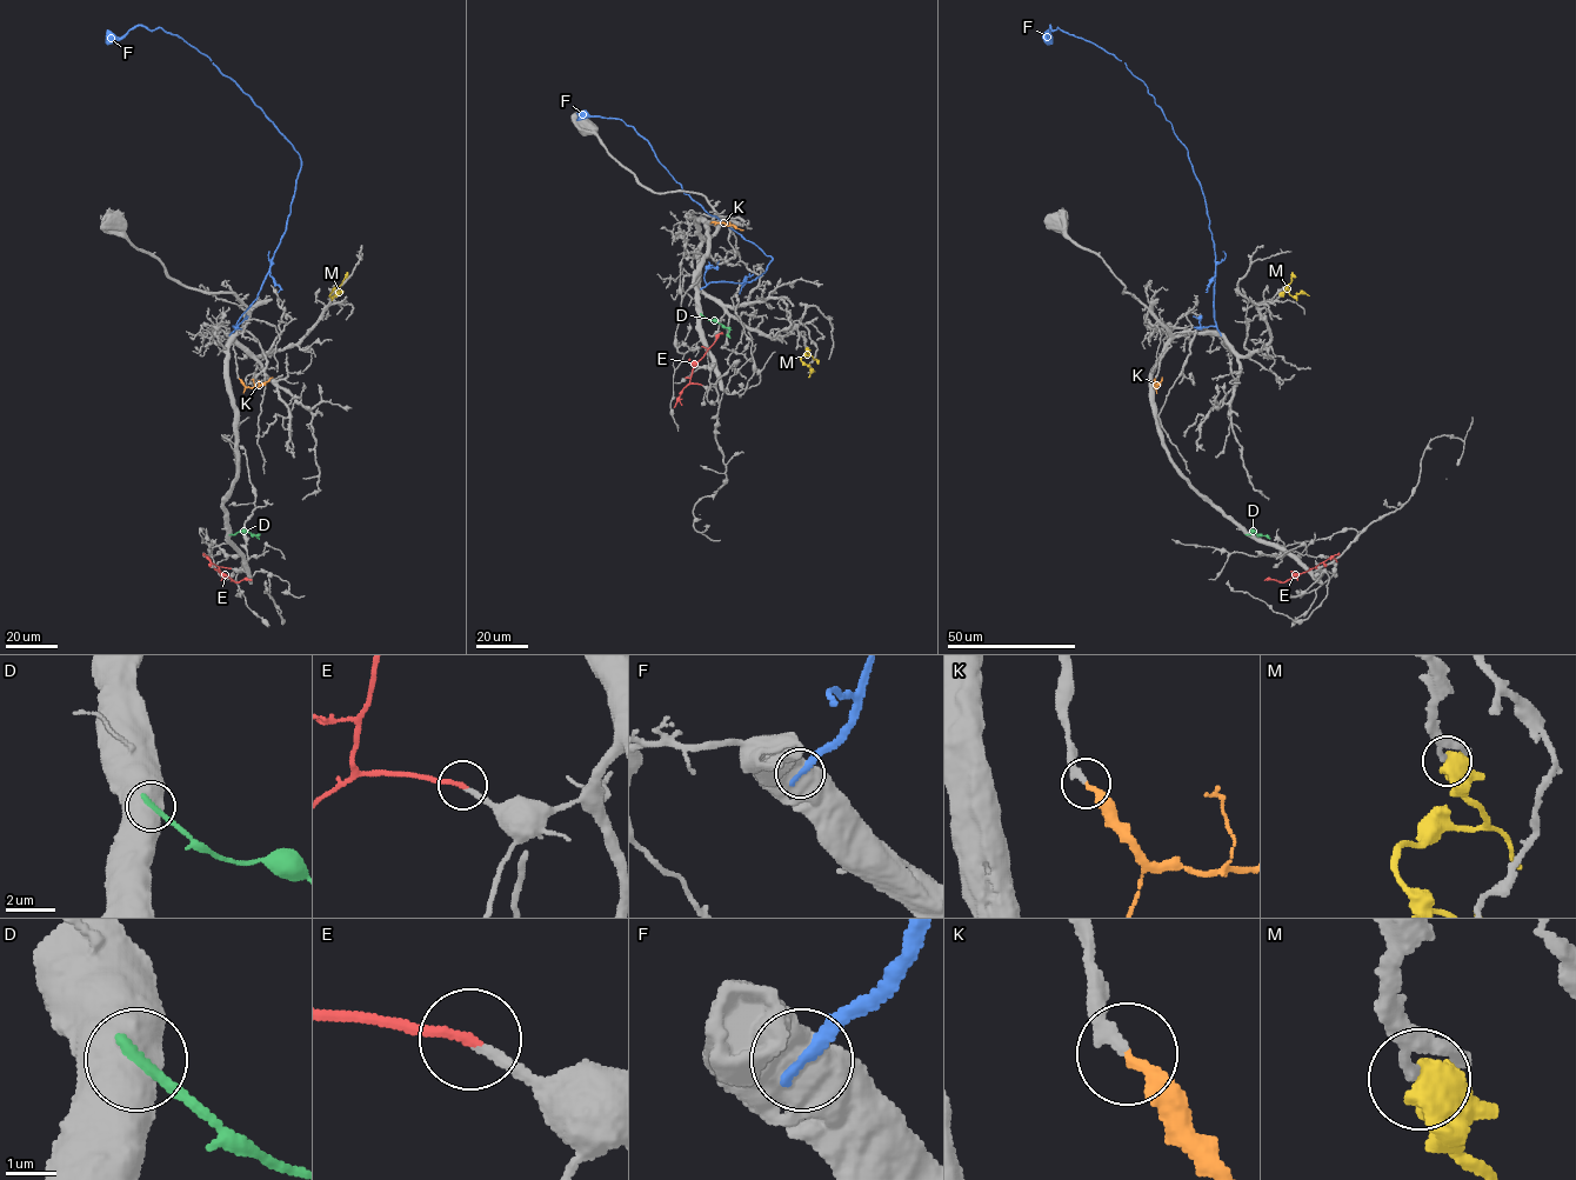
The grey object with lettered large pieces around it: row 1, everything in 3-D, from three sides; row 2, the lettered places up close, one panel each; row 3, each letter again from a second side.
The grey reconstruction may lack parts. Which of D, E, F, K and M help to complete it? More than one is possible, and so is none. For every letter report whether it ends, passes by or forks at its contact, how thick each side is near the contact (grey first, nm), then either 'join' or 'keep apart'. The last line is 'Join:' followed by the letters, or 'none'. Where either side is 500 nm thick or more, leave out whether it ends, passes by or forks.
D: 750 nm thick on the grey side, 240 nm on the other; keep apart
E: it ends there; 180 nm thick on the grey side, 190 nm on the other; join
F: 900 nm thick on the grey side, 280 nm on the other; keep apart
K: it ends there; 280 nm thick on the grey side, 240 nm on the other; join
M: 220 nm thick on the grey side, 800 nm on the other; keep apart
Join: E, K

